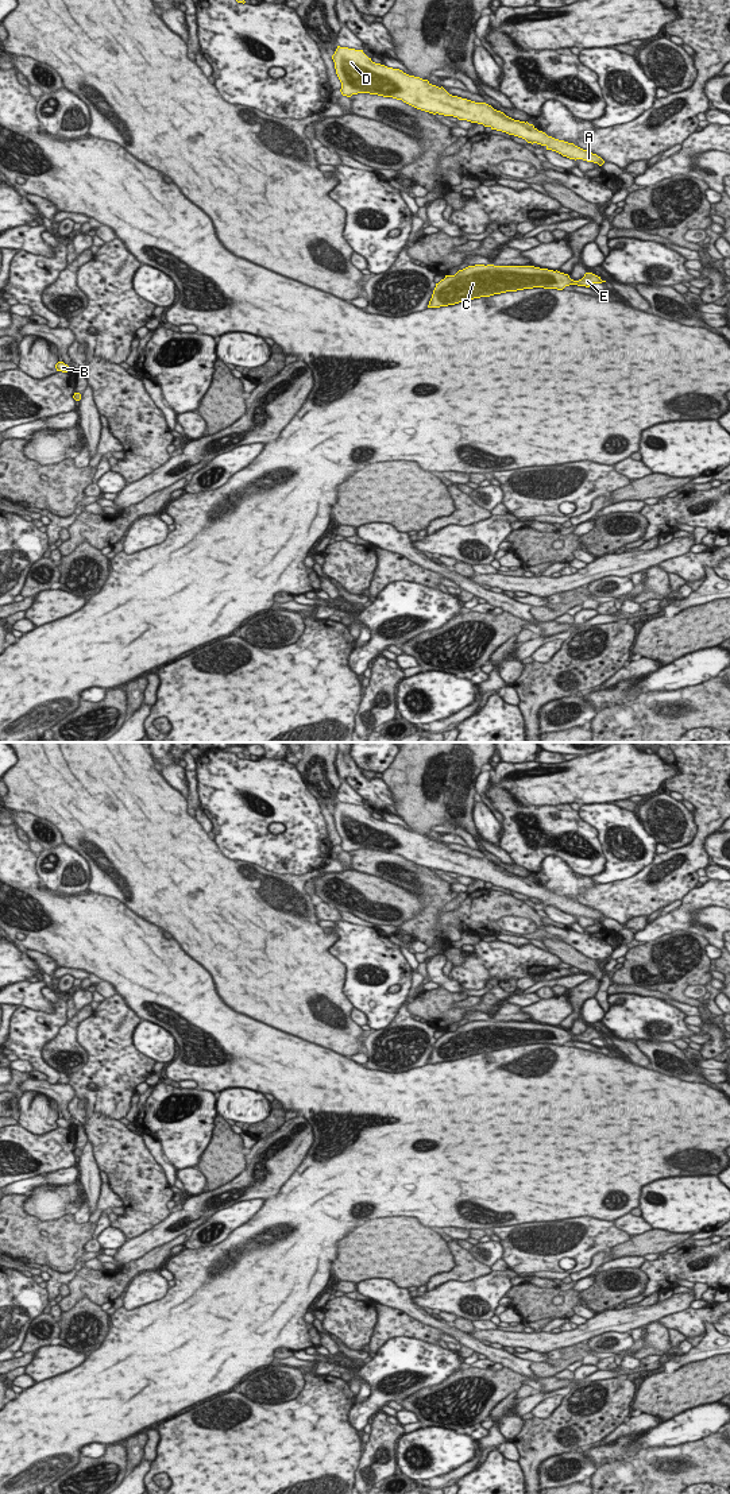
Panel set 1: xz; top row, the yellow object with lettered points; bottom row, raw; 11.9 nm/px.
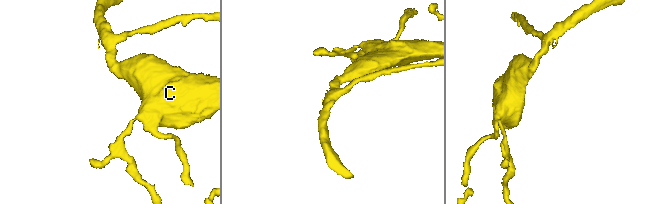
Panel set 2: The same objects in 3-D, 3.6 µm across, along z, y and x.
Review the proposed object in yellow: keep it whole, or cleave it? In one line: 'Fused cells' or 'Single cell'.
Single cell

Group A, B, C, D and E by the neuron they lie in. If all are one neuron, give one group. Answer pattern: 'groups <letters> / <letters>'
groups A B C D E

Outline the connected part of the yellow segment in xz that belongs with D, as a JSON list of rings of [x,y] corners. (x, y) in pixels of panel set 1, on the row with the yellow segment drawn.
[[[337,46],[332,59],[341,82],[340,92],[343,96],[370,93],[393,97],[433,115],[453,116],[459,120],[483,124],[491,130],[522,138],[528,143],[545,146],[546,150],[556,151],[569,159],[583,159],[599,166],[605,163],[596,154],[573,143],[548,136],[533,124],[514,120],[486,103],[452,96],[443,86],[432,85],[428,80],[375,63],[363,50]]]

